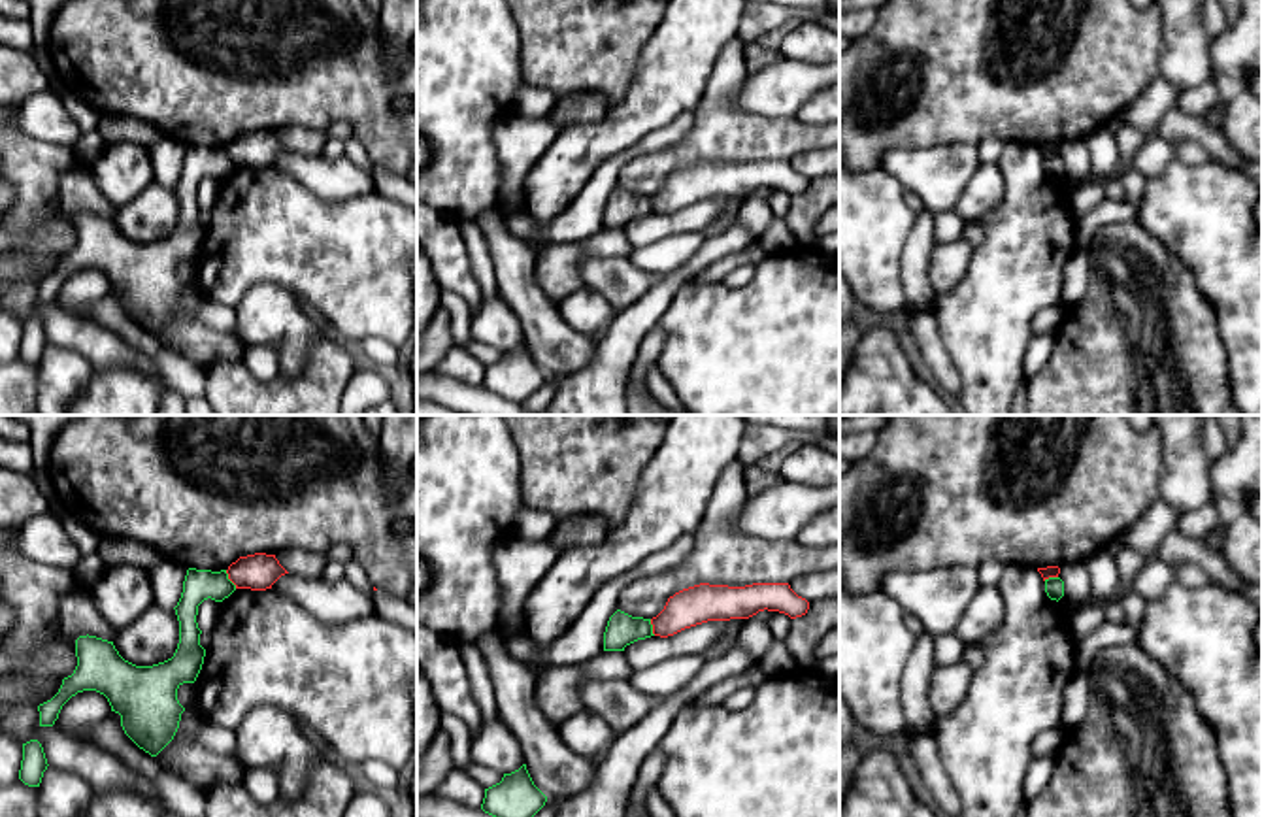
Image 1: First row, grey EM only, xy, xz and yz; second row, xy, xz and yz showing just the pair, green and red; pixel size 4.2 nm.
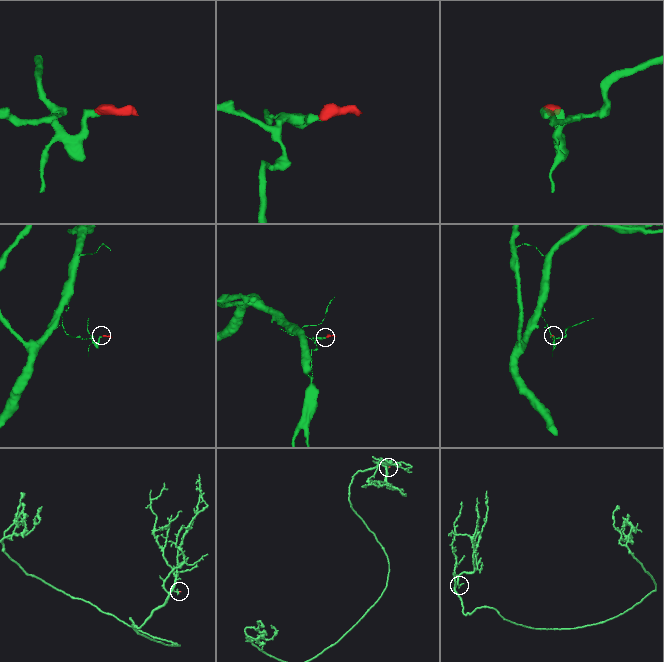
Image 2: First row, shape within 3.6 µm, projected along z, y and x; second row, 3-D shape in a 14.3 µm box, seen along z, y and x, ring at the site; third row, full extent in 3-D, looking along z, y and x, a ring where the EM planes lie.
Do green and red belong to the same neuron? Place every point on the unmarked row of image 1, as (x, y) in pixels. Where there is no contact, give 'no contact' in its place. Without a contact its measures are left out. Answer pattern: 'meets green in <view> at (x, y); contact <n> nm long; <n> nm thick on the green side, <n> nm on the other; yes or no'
meets green in xy at (229, 157); contact 90 nm long; 140 nm thick on the green side, 160 nm on the other; no

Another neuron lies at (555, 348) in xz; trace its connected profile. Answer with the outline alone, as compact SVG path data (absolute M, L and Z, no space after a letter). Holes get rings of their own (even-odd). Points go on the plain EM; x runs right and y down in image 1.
M494 206L473 219L494 262L498 296L519 317L534 362L547 375L575 374L590 364L596 343L564 323L556 302L536 283L538 251L530 242L513 236L504 217Z

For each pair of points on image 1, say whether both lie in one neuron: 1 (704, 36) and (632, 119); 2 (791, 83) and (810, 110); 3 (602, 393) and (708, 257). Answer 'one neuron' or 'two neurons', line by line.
1: one neuron
2: two neurons
3: one neuron

